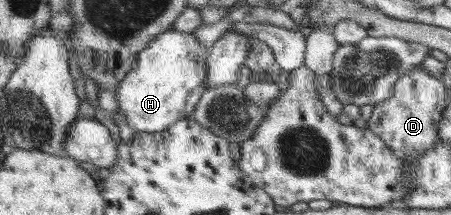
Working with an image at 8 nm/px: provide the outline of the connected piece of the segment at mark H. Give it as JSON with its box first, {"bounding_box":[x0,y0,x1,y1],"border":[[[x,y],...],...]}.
{"bounding_box":[116,29,210,133],"border":[[[168,29],[155,36],[149,42],[148,48],[137,54],[133,69],[116,89],[116,98],[120,104],[119,113],[124,116],[128,125],[134,128],[136,133],[162,132],[178,120],[190,118],[202,93],[206,91],[206,86],[204,86],[207,80],[206,57],[209,53],[210,48],[200,45],[193,33]]]}

